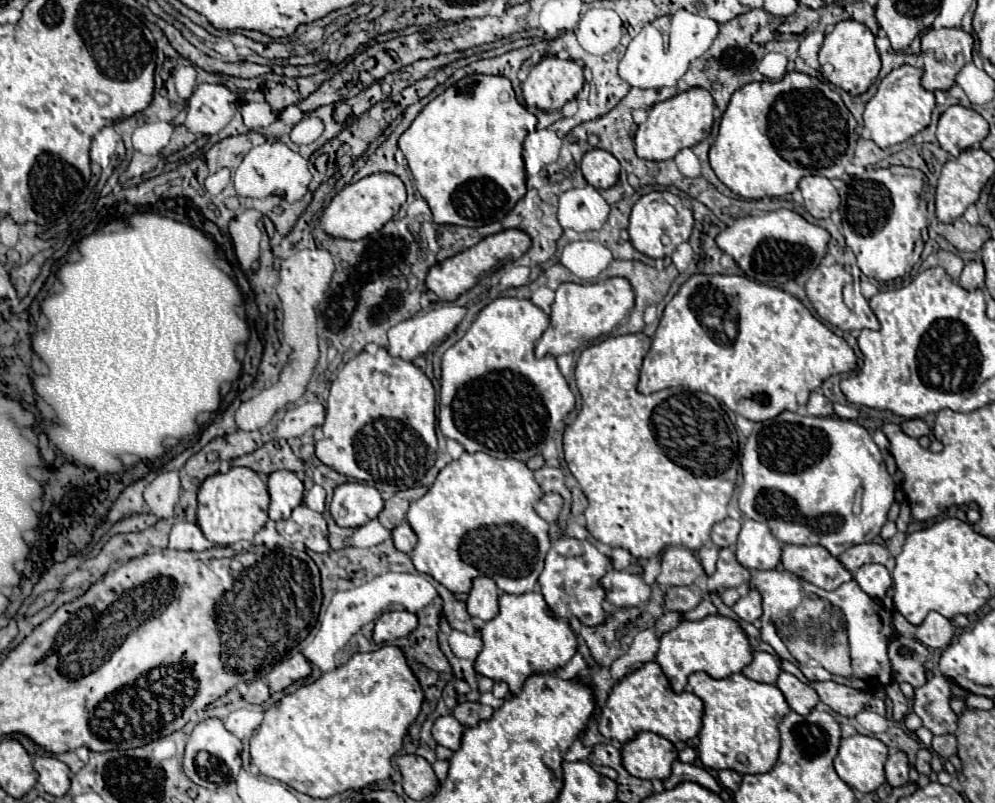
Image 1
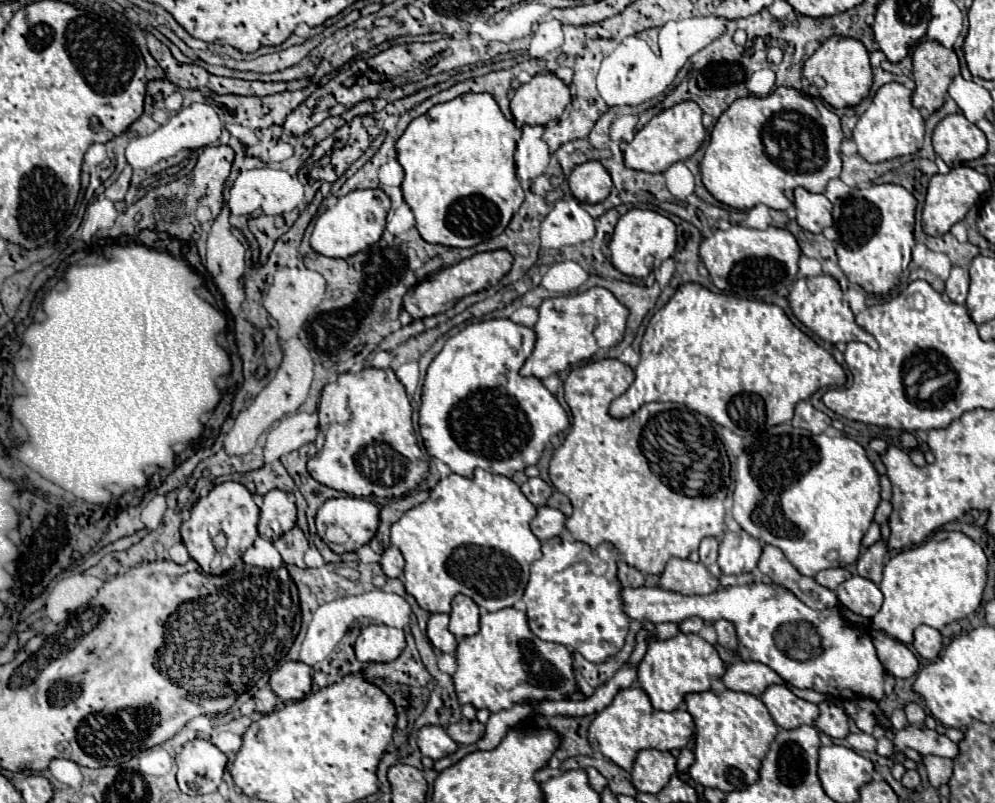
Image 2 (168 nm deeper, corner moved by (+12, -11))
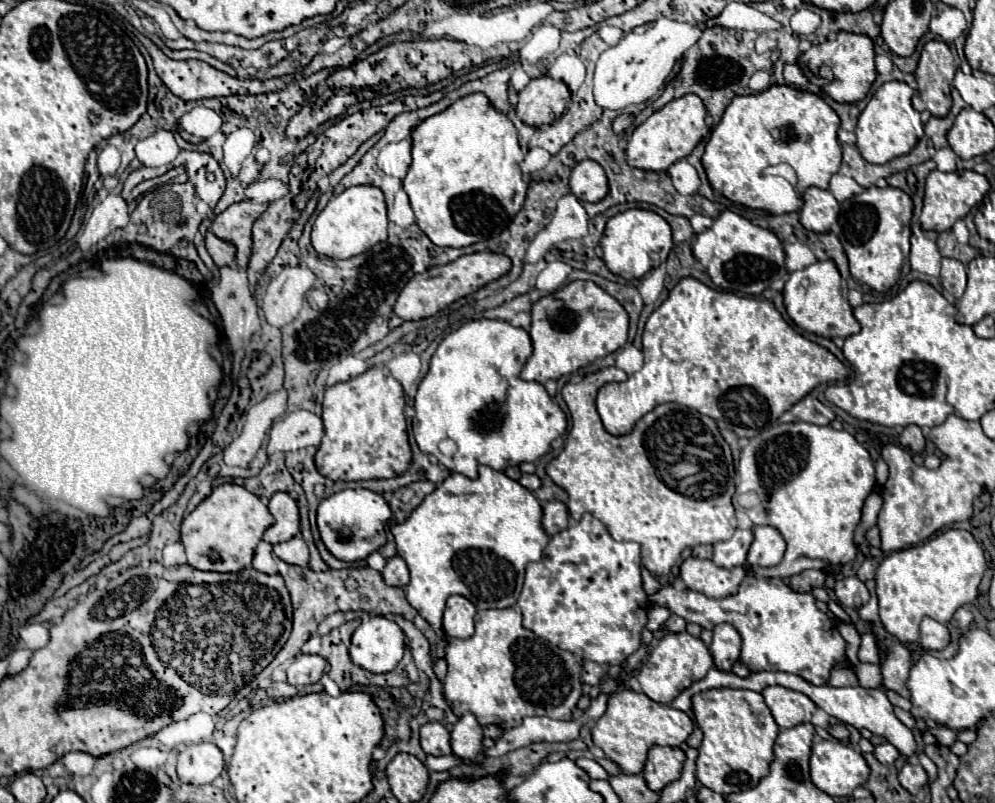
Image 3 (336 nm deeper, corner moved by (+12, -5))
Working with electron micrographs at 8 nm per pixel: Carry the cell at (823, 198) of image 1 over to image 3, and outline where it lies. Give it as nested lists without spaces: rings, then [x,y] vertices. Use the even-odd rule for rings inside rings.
[[[807,188],[803,194],[803,208],[801,208],[801,224],[817,234],[825,234],[831,230],[831,224],[839,216],[839,202],[829,190],[821,188]]]

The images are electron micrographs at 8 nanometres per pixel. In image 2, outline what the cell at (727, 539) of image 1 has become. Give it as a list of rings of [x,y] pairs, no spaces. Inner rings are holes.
[[[705,538],[699,546],[699,556],[701,556],[701,562],[705,566],[717,562],[717,556],[719,556],[719,540],[717,538]]]

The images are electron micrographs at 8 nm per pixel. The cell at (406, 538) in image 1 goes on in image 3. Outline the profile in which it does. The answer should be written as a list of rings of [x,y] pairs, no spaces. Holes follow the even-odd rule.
[[[401,556],[387,560],[387,566],[383,570],[383,580],[397,588],[405,588],[409,584],[409,568]]]

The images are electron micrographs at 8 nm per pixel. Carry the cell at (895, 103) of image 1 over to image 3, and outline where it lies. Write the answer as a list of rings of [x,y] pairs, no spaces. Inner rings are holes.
[[[885,82],[881,88],[877,88],[873,98],[861,112],[855,128],[855,146],[867,162],[885,164],[897,156],[909,154],[923,138],[923,122],[920,113],[911,106],[911,98],[913,90],[905,82]]]

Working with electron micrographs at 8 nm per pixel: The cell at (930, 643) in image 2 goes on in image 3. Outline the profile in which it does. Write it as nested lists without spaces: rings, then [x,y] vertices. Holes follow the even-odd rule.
[[[933,618],[921,620],[921,640],[919,644],[927,650],[943,650],[951,642],[949,628],[945,624],[939,624]]]

